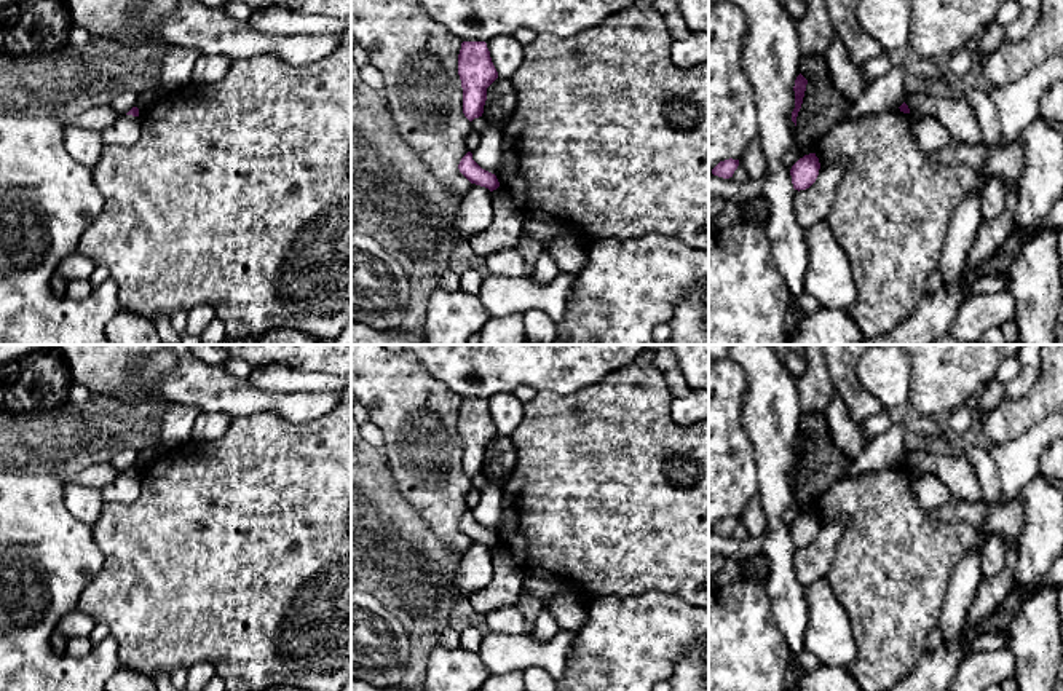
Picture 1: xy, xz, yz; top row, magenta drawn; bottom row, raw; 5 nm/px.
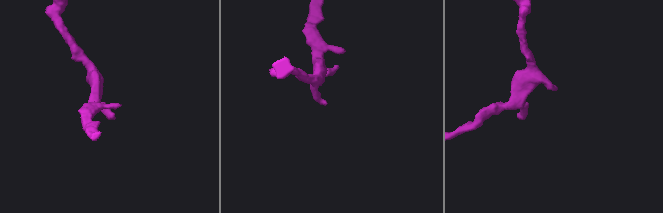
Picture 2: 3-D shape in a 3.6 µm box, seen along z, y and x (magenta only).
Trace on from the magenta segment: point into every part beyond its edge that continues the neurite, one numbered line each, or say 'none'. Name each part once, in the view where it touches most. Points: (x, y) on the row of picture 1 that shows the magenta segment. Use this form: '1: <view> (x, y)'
none

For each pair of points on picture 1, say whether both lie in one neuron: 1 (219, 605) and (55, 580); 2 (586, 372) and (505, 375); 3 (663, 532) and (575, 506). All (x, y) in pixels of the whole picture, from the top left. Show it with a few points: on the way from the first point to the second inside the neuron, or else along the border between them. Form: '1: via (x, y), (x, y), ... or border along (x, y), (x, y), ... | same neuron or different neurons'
1: border along (101, 549), (104, 565), (83, 589), (75, 608) | different neurons
2: via (565, 364), (525, 364) | same neuron
3: via (640, 509), (637, 506), (597, 506) | same neuron

